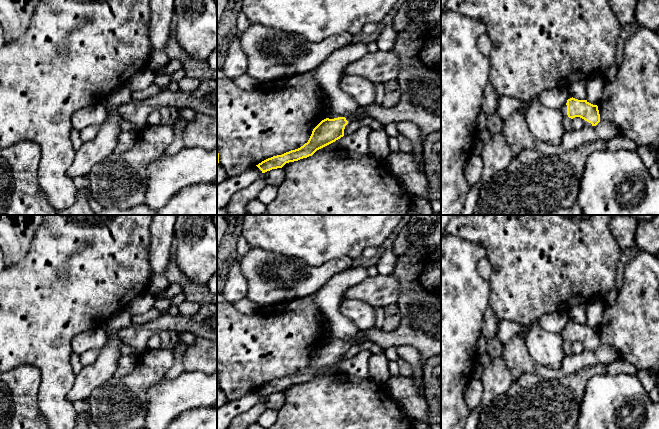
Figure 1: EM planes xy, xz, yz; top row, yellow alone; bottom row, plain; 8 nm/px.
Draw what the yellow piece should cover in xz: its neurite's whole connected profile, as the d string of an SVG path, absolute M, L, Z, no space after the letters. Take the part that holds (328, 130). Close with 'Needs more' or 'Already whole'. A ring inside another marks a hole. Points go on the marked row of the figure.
M409 0L408 15L412 26L397 32L392 49L400 61L398 82L401 97L396 106L384 108L374 102L346 116L329 114L313 129L308 142L303 146L256 165L262 173L312 156L317 150L343 137L345 126L360 118L371 117L383 125L411 121L418 126L422 142L429 134L441 132L441 73L428 68L420 57L425 43L424 16L435 2L436 0Z. Needs more

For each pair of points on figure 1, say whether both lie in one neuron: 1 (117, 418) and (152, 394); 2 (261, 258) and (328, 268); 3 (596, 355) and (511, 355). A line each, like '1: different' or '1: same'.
1: different
2: same
3: same

